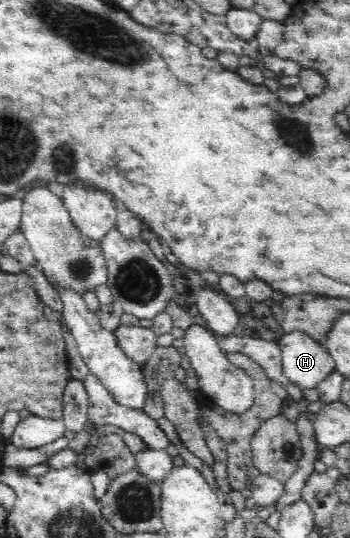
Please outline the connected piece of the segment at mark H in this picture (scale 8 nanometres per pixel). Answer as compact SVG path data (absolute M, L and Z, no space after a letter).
M302 331L279 336L284 375L299 387L316 388L334 370L334 358L320 341Z

